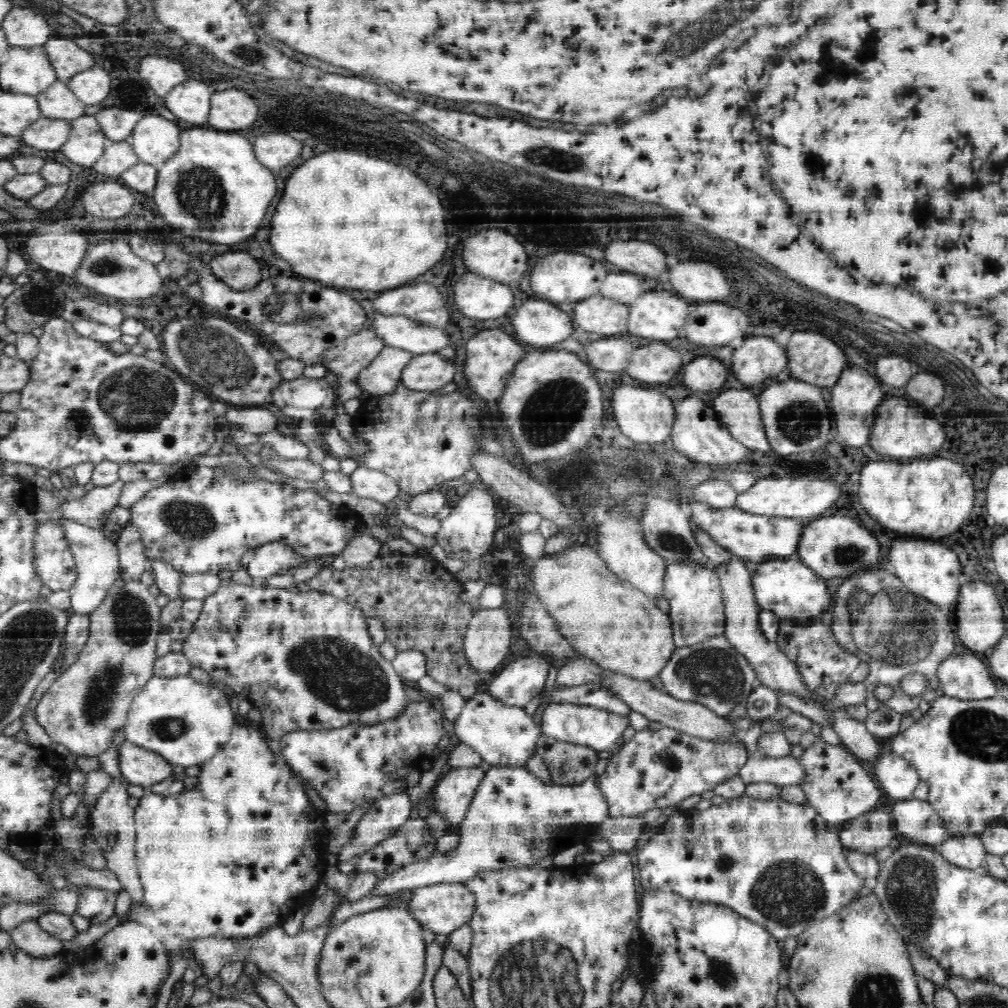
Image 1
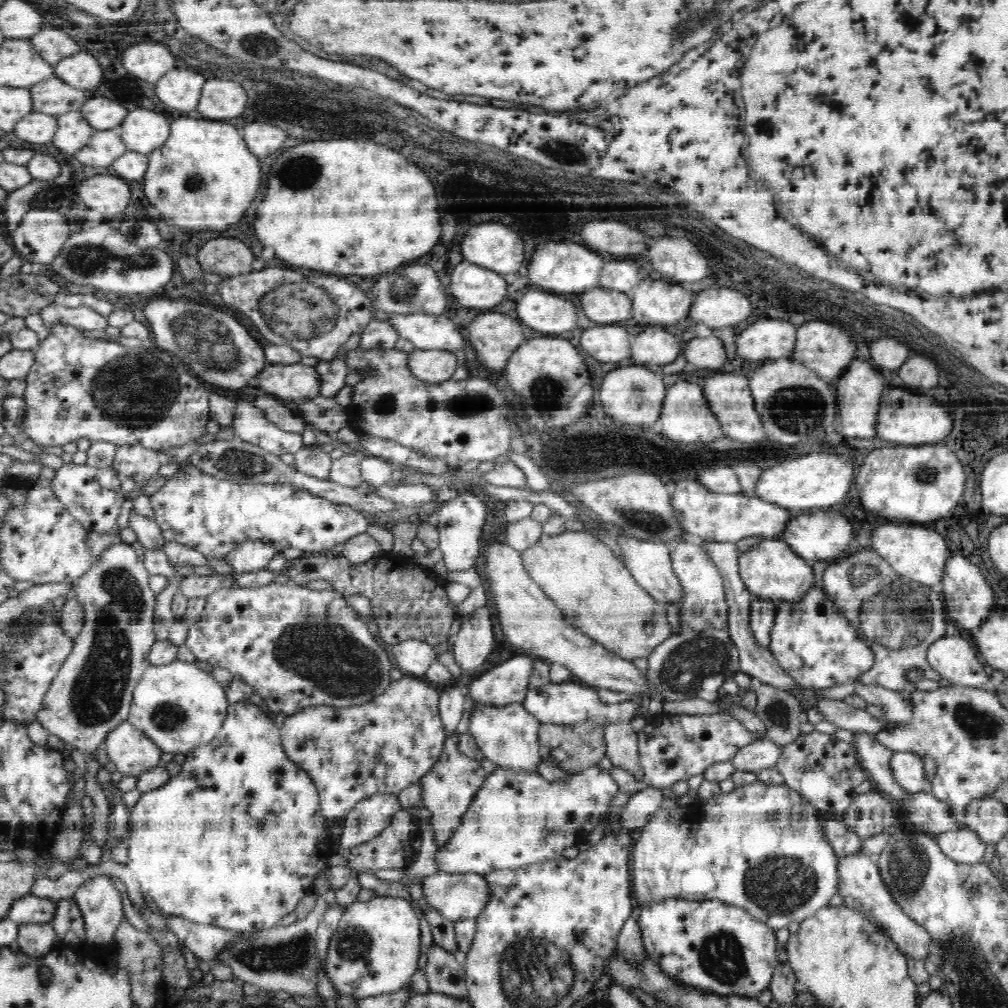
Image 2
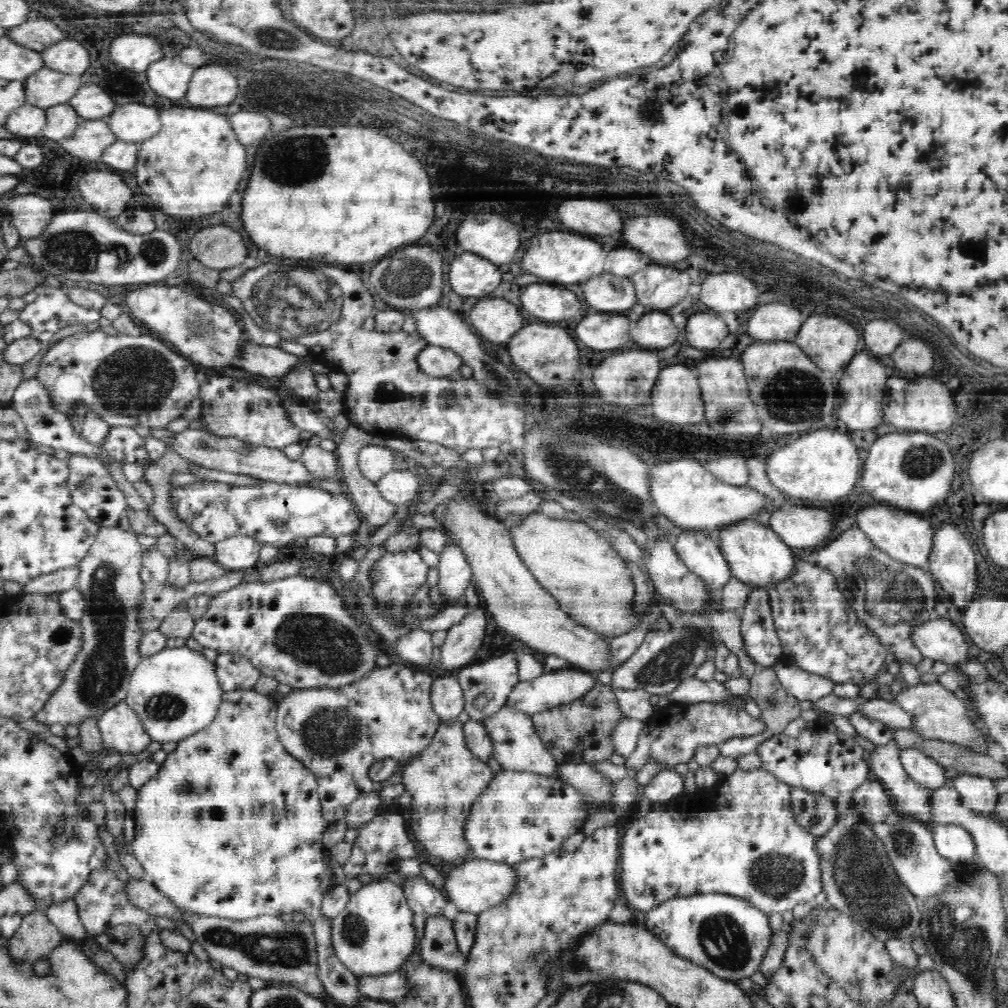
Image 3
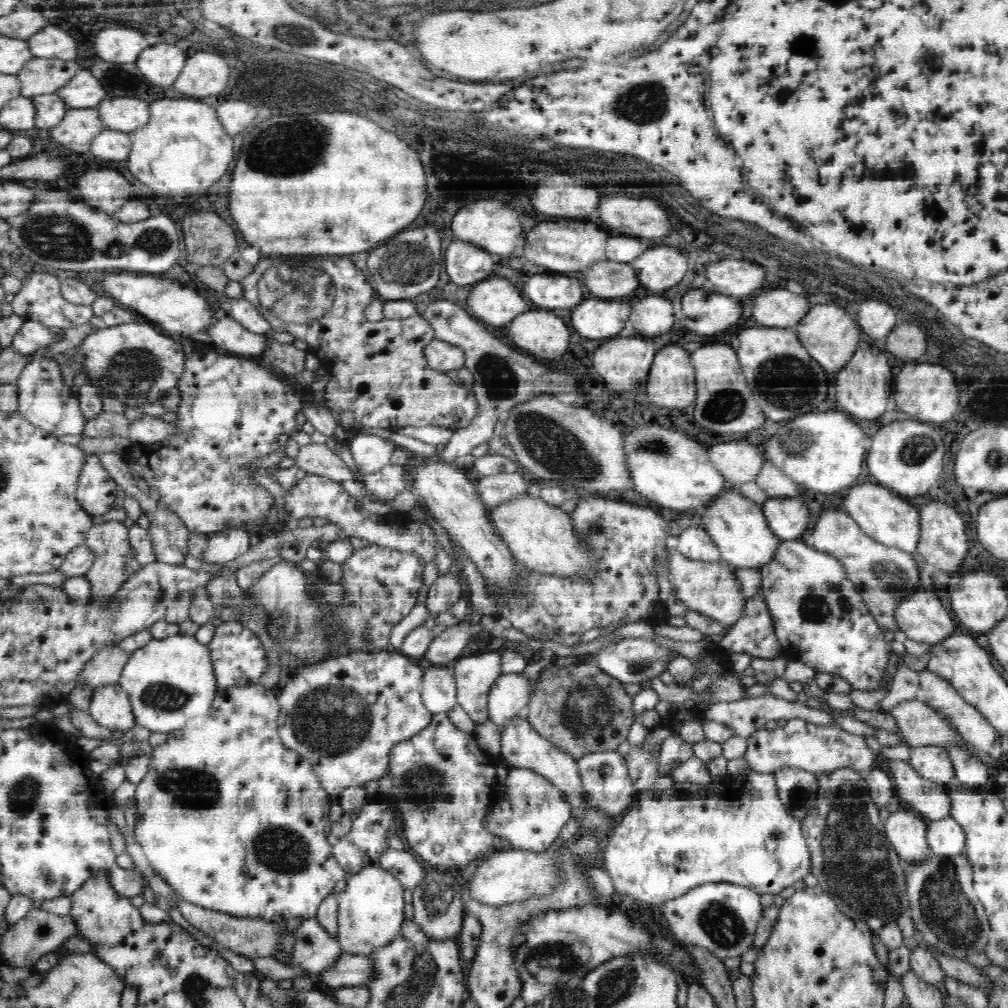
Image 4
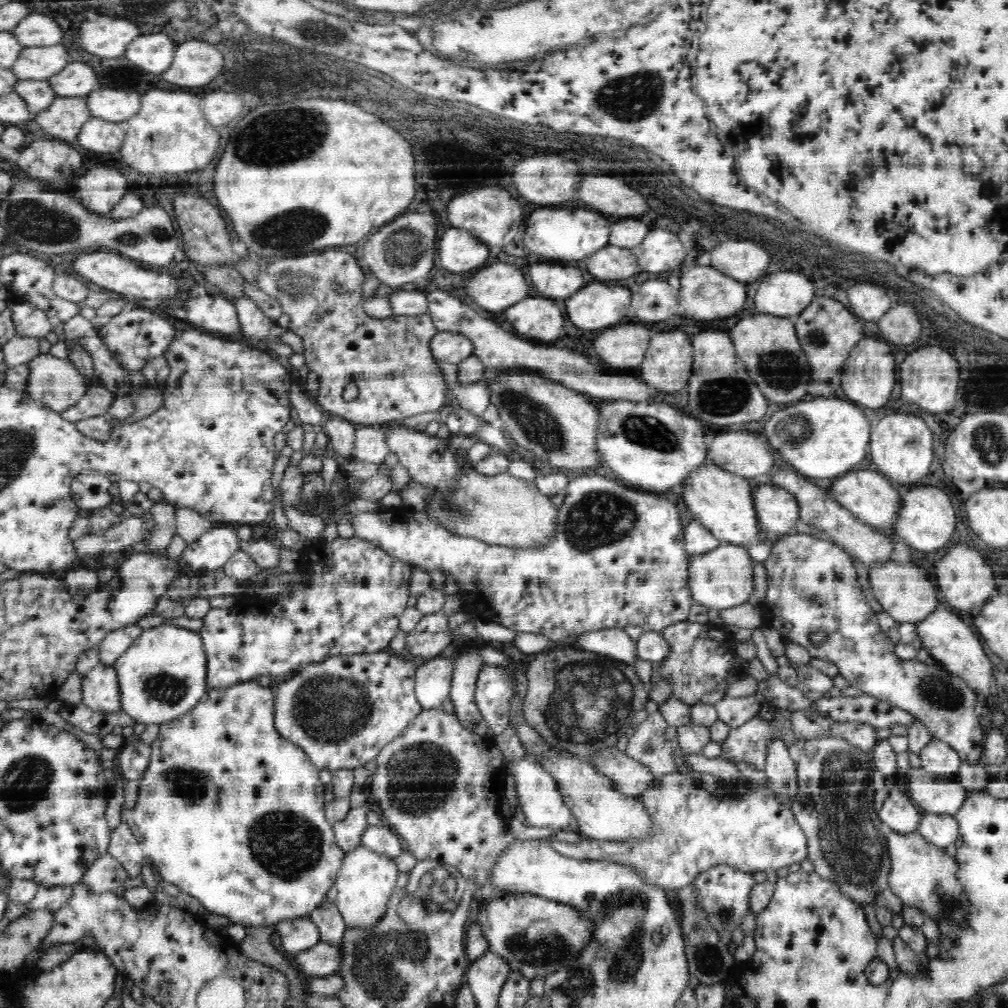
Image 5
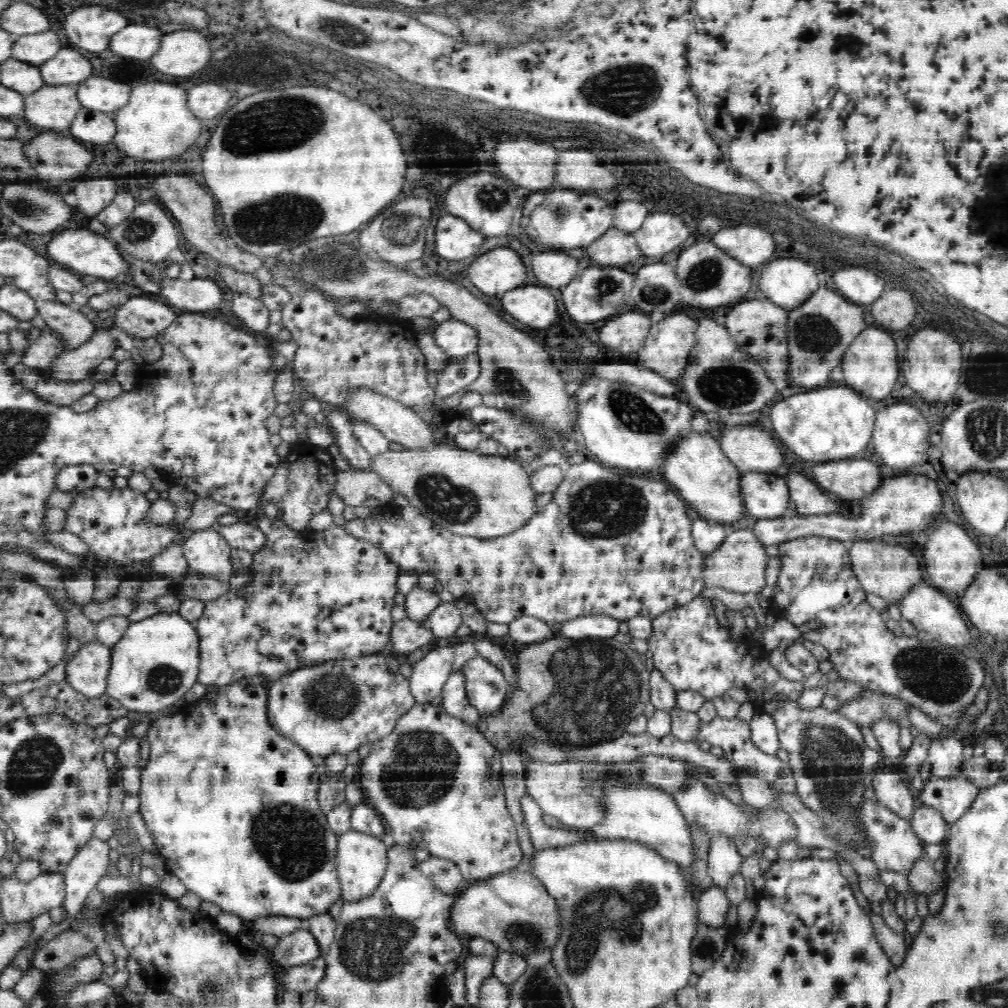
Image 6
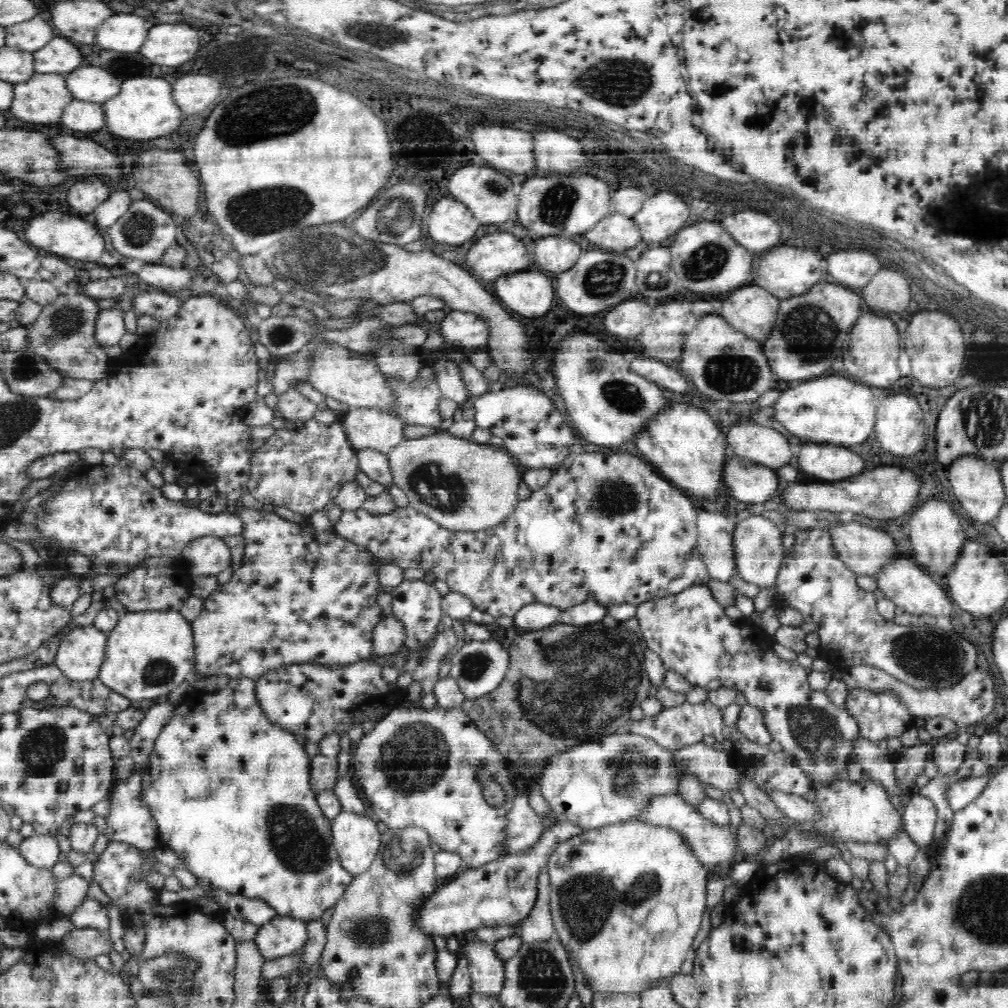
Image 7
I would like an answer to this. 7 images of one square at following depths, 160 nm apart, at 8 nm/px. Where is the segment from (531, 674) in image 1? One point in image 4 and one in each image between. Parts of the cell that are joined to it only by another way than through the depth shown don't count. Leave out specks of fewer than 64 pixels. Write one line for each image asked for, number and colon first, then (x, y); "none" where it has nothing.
2: (507, 683)
3: (486, 684)
4: (474, 675)

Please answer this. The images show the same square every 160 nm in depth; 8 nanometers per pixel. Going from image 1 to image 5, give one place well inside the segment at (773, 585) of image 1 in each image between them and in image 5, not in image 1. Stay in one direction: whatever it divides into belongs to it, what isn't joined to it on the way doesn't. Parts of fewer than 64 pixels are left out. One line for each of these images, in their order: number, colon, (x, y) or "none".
2: (773, 571)
3: (756, 555)
4: (736, 524)
5: (722, 501)

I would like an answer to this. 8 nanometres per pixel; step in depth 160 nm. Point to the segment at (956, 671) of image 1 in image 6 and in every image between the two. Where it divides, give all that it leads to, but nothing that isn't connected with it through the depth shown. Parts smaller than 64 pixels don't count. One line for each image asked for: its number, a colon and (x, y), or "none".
2: (953, 657)
3: (939, 639)
4: (921, 615)
5: (906, 592)
6: (891, 571)

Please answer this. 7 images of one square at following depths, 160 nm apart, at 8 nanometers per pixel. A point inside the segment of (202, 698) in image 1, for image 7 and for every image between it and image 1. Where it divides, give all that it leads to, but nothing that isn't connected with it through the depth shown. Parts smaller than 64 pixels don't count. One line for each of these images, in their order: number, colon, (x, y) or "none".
2: (179, 706)
3: (175, 693)
4: (171, 681)
5: (163, 674)
6: (153, 665)
7: (149, 653)

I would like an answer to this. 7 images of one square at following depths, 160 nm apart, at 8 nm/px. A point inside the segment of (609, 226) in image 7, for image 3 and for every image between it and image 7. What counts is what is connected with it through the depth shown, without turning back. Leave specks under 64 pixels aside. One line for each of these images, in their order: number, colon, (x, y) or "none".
3: (608, 293)
4: (608, 280)
5: (612, 263)
6: (615, 248)

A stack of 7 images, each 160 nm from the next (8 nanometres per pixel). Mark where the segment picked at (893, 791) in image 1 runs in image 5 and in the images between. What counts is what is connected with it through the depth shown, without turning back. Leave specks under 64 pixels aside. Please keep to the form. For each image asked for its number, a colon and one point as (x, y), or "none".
2: (907, 768)
3: (924, 770)
4: (933, 763)
5: (939, 761)

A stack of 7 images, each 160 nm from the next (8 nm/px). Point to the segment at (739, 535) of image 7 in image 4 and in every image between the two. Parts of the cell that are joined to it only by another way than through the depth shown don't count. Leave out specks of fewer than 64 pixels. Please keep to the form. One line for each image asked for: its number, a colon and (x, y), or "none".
4: (711, 589)
5: (721, 578)
6: (739, 564)

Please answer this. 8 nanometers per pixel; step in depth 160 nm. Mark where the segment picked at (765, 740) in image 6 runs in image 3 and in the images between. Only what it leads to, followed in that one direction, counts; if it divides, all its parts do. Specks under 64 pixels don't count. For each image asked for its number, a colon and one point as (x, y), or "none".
3: (815, 812)
4: (797, 788)
5: (781, 771)

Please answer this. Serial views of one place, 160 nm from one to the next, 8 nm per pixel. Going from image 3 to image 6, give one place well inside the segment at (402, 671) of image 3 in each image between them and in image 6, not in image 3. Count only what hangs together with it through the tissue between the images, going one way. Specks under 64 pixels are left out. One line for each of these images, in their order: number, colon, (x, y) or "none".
4: (344, 716)
5: (341, 712)
6: (331, 709)

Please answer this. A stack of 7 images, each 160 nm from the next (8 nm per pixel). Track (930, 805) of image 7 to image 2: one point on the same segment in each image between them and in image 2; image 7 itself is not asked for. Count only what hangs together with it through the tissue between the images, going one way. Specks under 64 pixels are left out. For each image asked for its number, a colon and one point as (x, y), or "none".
2: (964, 846)
3: (954, 842)
4: (945, 836)
5: (941, 830)
6: (929, 826)

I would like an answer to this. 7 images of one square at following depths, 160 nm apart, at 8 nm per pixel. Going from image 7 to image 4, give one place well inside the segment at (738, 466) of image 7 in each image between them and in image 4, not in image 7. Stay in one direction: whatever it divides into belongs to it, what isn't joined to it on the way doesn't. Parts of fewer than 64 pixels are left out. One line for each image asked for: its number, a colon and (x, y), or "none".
4: (787, 517)
5: (777, 509)
6: (766, 495)

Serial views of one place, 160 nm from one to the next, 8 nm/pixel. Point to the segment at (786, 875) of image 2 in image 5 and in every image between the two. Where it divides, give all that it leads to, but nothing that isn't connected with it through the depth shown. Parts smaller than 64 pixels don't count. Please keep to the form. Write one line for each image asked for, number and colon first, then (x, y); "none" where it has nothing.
3: (758, 852)
4: (664, 847)
5: (694, 830)

